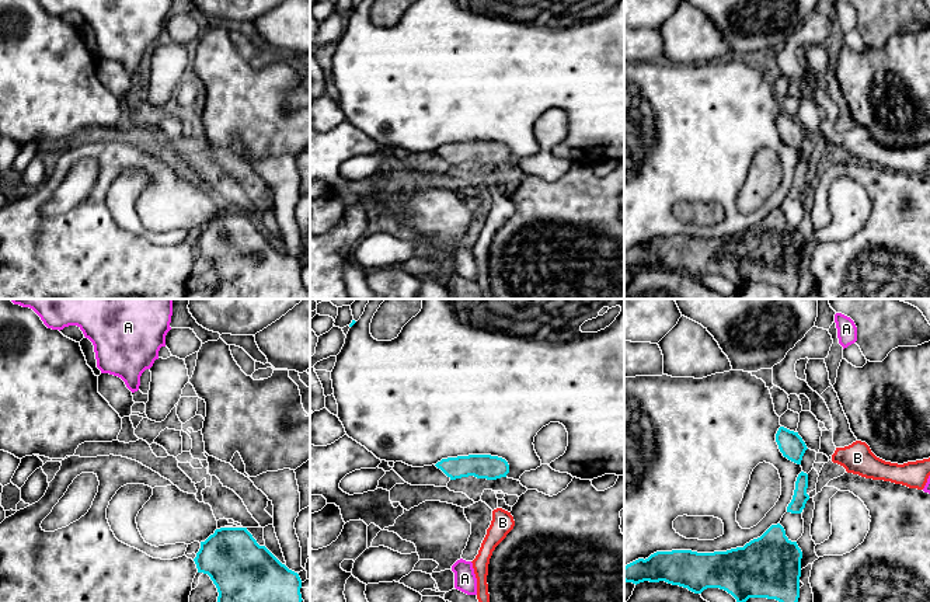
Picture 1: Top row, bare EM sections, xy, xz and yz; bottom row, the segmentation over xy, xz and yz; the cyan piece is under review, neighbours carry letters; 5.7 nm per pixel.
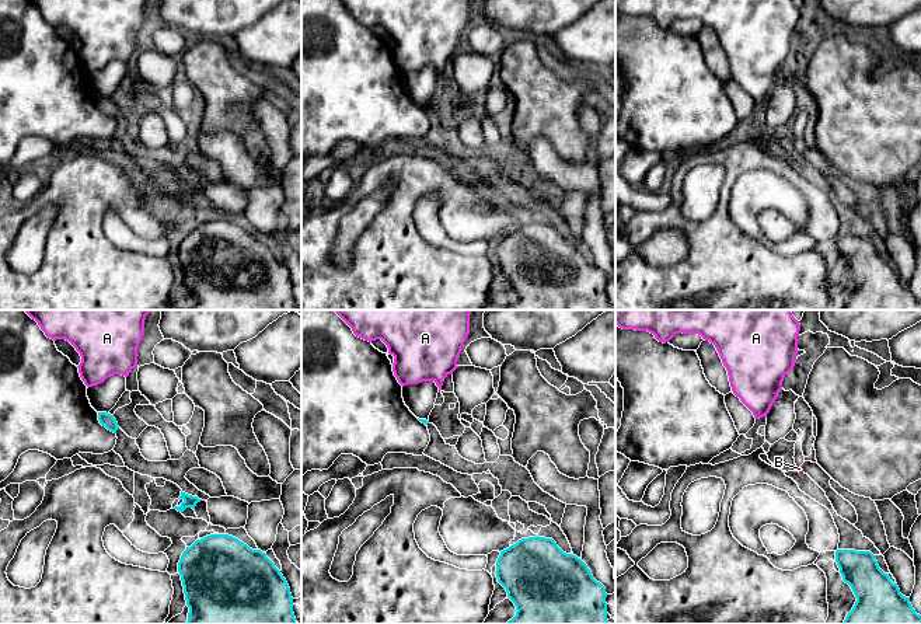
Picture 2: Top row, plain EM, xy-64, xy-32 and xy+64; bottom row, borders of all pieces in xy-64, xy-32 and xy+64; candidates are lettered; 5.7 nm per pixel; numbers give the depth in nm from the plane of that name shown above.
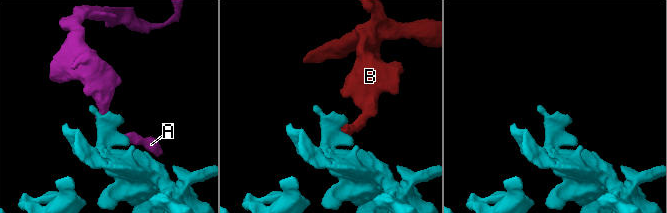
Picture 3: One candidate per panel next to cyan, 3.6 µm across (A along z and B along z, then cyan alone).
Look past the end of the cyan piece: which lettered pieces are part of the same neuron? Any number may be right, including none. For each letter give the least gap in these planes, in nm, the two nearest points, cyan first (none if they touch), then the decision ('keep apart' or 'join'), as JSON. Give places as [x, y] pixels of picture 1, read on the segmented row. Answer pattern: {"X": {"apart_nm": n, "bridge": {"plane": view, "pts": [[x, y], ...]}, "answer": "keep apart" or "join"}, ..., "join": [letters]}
{"A": {"apart_nm": 460, "bridge": {"plane": "xz", "pts": [[455, 479], [460, 559]]}, "answer": "keep apart"}, "B": {"apart_nm": 150, "bridge": {"plane": "yz", "pts": [[807, 448], [832, 455]]}, "answer": "keep apart"}, "join": []}

